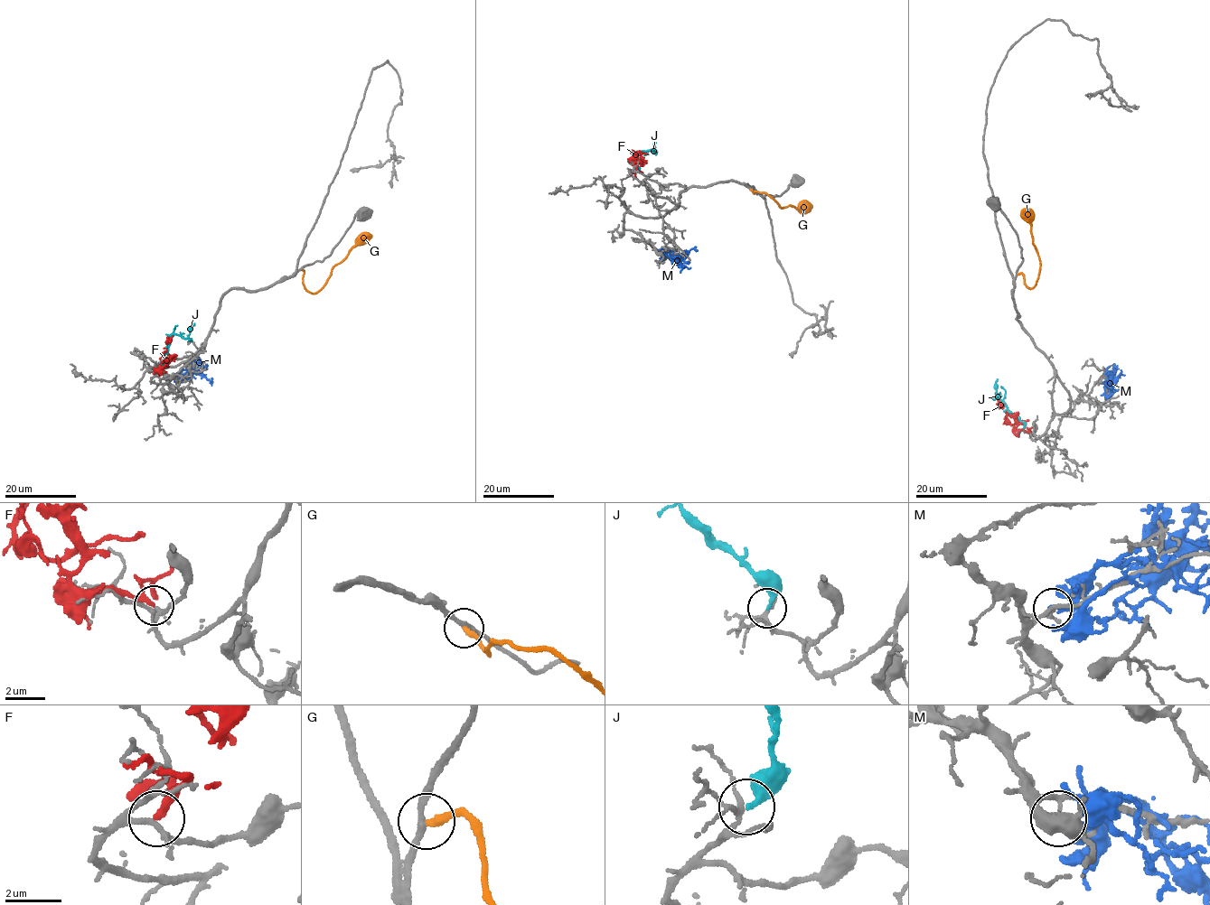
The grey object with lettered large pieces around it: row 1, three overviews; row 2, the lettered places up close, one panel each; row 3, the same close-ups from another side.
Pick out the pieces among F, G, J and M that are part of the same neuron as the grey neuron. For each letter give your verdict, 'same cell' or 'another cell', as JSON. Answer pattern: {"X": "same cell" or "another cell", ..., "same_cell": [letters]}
{"F": "another cell", "G": "another cell", "J": "same cell", "M": "another cell", "same_cell": ["J"]}

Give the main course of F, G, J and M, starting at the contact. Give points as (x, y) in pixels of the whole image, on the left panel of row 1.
F: (158, 376), (166, 363), (162, 362), (163, 352), (169, 343), (167, 337)
G: (301, 268), (304, 284), (309, 292), (315, 293), (352, 247), (363, 244), (372, 236)
J: (160, 369), (170, 335), (186, 338), (193, 323)
M: (173, 377), (182, 370), (191, 368), (211, 385)

